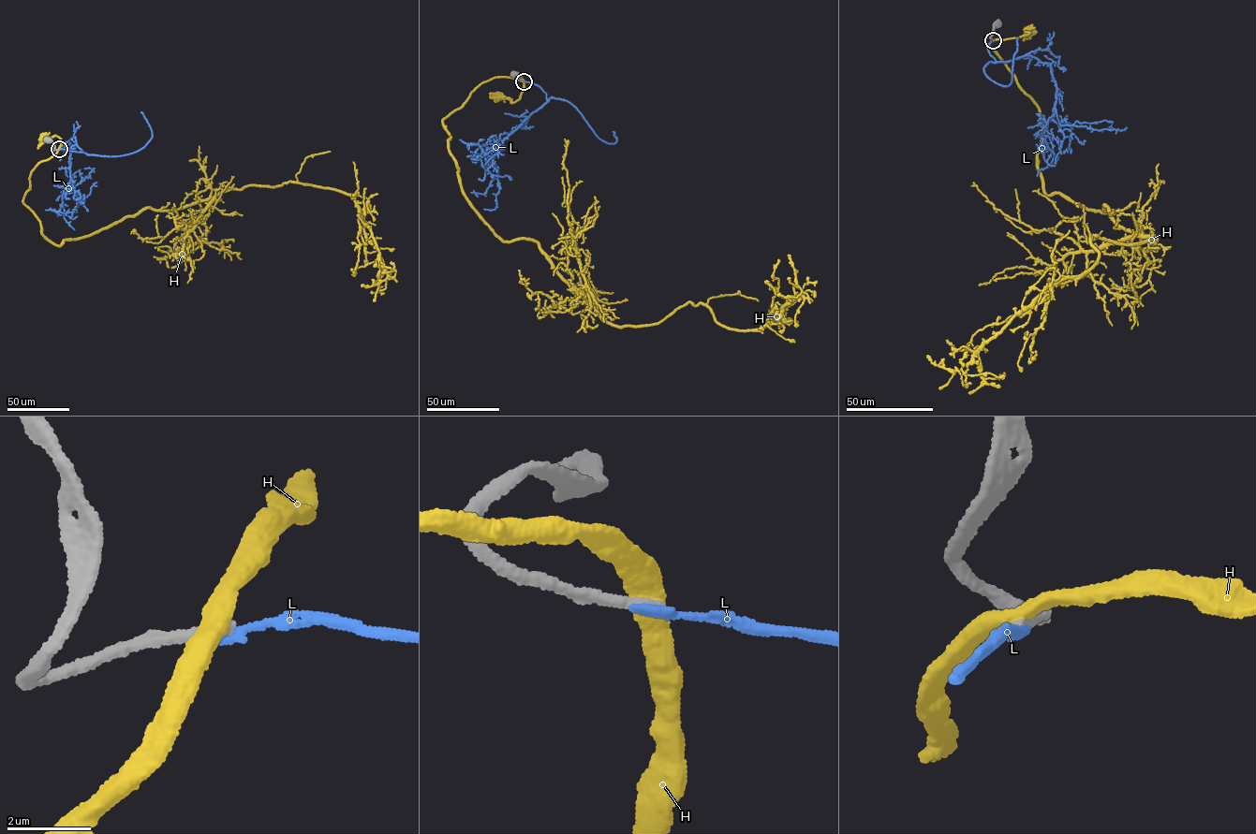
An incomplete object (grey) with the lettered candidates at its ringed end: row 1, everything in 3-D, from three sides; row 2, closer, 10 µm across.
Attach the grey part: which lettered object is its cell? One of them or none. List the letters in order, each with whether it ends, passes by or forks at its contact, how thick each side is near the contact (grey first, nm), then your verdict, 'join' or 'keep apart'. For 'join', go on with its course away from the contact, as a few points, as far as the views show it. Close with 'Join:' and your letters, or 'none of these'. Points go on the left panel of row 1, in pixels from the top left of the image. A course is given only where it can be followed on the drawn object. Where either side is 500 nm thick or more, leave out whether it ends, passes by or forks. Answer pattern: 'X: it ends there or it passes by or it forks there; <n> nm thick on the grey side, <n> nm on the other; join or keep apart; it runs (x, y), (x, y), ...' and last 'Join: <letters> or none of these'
H: it passes by; 320 nm thick on the grey side, 480 nm on the other; keep apart
L: it ends there; 300 nm thick on the grey side, 280 nm on the other; keep apart
Join: none of these

